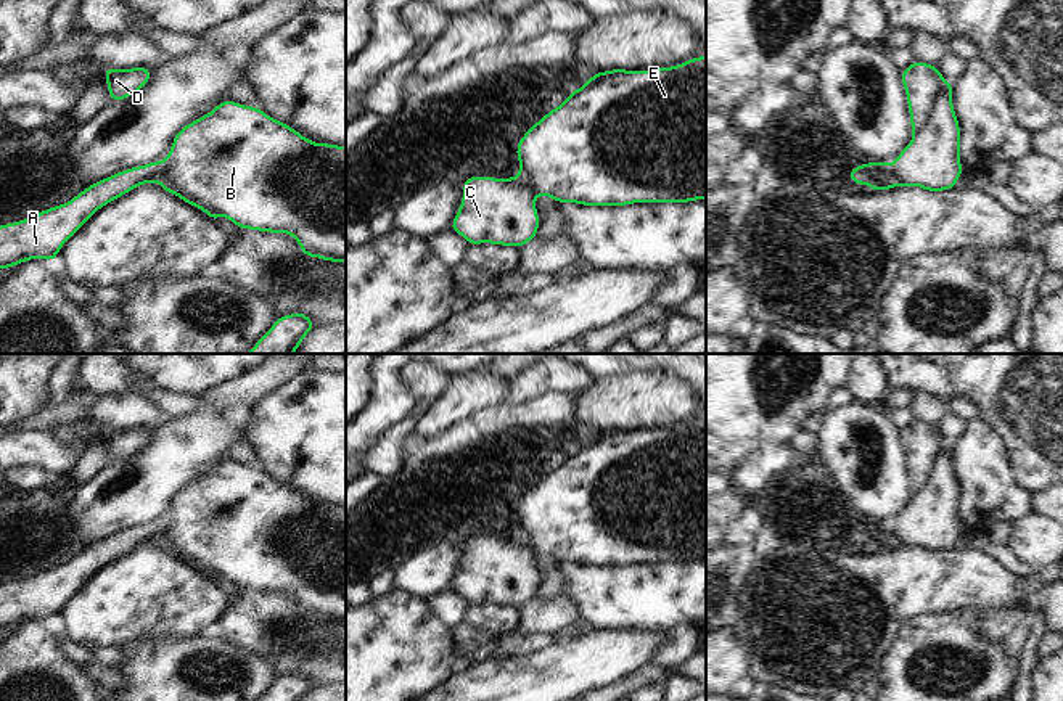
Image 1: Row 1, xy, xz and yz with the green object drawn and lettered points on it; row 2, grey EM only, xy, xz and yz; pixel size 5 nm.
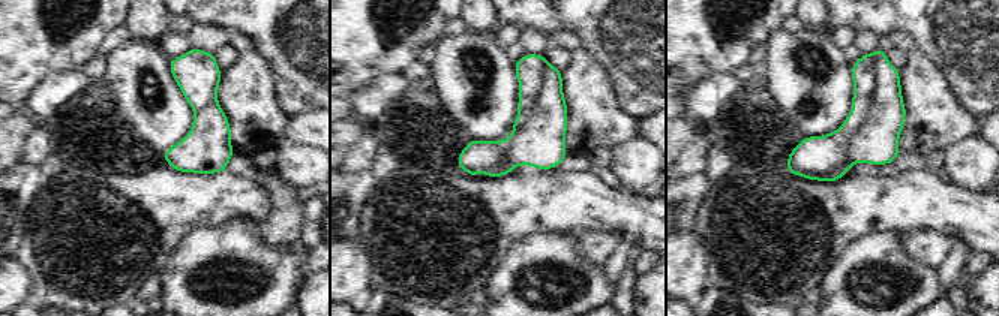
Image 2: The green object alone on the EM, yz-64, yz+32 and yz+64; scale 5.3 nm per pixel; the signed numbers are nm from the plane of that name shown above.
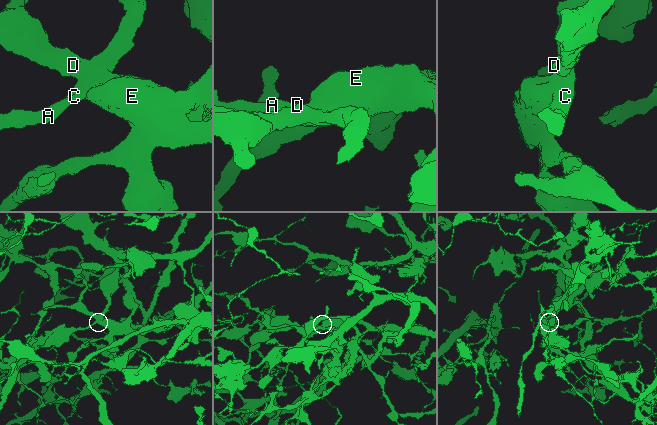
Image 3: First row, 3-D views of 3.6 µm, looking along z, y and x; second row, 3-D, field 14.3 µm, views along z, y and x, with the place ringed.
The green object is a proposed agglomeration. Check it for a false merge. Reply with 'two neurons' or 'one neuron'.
two neurons

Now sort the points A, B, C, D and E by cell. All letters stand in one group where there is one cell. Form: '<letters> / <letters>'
A C / B D E

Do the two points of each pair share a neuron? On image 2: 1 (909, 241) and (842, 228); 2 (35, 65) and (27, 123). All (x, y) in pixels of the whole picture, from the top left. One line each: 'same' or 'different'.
1: different
2: different

